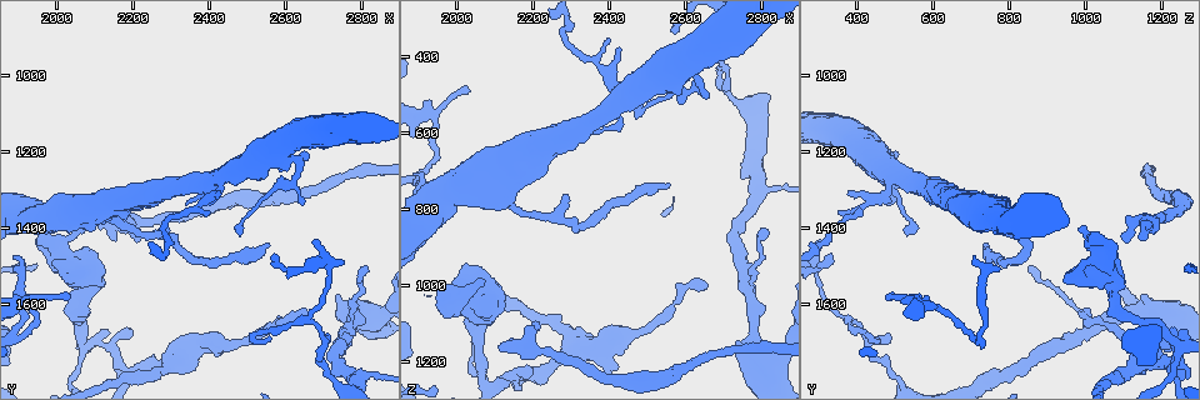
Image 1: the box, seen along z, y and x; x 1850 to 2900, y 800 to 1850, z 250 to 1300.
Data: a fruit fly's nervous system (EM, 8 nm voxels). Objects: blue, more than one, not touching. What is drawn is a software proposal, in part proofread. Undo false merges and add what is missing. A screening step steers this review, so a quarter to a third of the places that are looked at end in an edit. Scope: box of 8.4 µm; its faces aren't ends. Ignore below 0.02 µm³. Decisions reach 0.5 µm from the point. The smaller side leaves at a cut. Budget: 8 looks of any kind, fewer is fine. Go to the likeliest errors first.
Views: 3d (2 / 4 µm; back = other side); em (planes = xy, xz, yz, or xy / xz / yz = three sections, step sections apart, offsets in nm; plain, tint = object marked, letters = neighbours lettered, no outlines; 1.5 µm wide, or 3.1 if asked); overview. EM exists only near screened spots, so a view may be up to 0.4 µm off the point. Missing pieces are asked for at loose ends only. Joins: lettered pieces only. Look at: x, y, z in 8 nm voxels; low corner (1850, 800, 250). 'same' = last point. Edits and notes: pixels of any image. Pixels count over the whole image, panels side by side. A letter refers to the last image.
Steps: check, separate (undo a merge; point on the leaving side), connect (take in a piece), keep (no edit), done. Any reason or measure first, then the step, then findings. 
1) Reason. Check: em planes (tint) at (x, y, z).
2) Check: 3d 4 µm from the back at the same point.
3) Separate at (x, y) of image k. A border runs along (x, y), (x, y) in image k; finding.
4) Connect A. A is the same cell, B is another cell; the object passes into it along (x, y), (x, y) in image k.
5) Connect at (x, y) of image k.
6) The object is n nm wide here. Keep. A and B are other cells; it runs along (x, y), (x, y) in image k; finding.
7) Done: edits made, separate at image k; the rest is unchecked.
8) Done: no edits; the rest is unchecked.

Check: em xz step 8 (tint) at (2180, 1780, 1220).

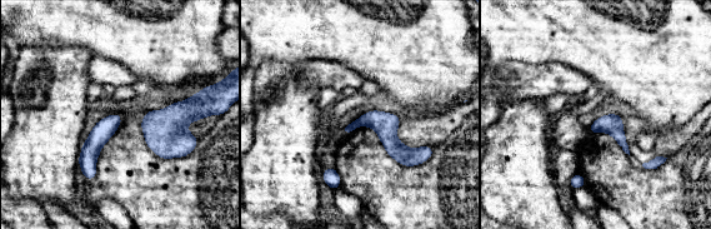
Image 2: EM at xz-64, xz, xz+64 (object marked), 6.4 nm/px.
Cut it another way. Check: em planes (letters) at the same point.

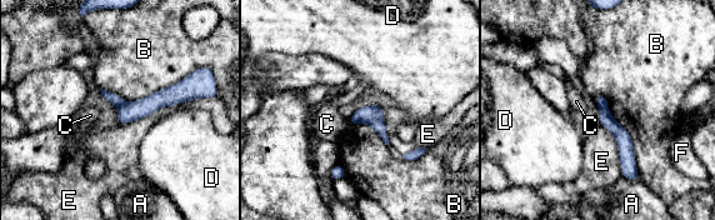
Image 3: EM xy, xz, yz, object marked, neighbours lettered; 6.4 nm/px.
The object is 90 nm wide here. Separate at (623, 138) of image 3. A, B, C, D, E and F are other cells; the part that leaves runs along (601, 110), (624, 140), (634, 176) in image 3; a second neuron is stuck on.

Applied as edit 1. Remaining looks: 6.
An open end. Check: em planes (letters) at (2065, 1395, 980).

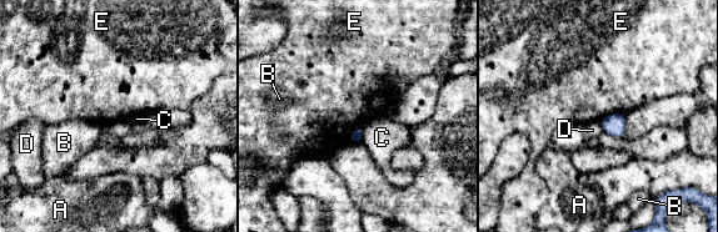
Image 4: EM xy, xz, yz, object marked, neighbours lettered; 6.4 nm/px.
The longest contact is with E, 170 nm. Keep. A, B, C, D and E are other cells; a border runs along (623, 112), (608, 114), (599, 120) in image 4; no lettered piece goes on from it.

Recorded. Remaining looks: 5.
Done: edits made, separate at image 3; the rest is unchecked.

